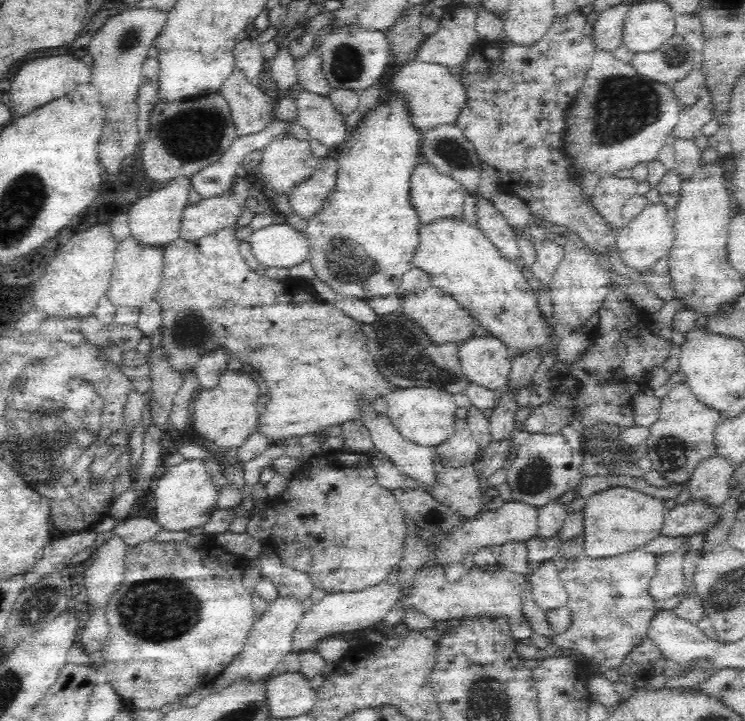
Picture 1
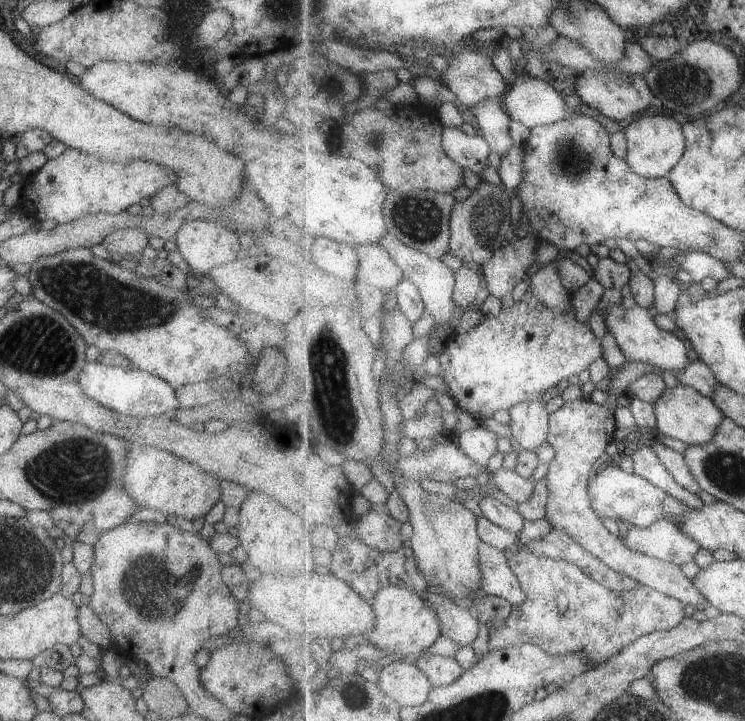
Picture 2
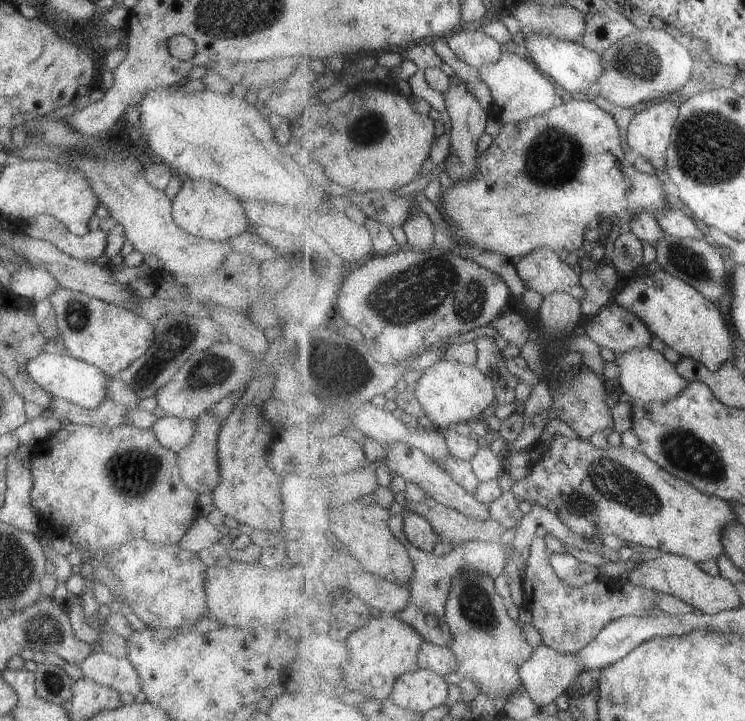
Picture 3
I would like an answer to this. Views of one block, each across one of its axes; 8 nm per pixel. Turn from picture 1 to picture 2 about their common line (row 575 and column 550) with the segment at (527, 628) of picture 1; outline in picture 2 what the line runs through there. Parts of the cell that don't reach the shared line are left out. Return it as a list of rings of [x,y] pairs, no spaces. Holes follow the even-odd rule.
[[[628,360],[617,370],[611,372],[611,380],[607,389],[605,404],[588,399],[567,401],[559,410],[550,414],[548,444],[554,449],[555,457],[549,463],[550,468],[546,475],[549,486],[549,498],[545,504],[546,520],[551,528],[567,532],[583,548],[588,549],[597,558],[600,558],[609,568],[621,574],[635,578],[642,585],[654,588],[666,595],[677,598],[685,604],[701,607],[705,596],[693,584],[692,579],[683,574],[683,570],[676,564],[647,556],[638,550],[631,550],[621,538],[609,532],[603,524],[604,520],[593,510],[588,480],[595,462],[605,452],[609,442],[613,441],[617,424],[615,424],[615,409],[630,397],[629,390],[633,382],[647,374],[661,374],[663,370],[653,368],[651,364]]]

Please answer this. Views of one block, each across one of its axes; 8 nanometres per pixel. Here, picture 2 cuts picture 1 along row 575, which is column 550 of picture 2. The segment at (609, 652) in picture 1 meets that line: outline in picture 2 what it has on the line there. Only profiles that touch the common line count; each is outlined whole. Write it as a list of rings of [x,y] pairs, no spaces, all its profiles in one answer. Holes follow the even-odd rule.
[[[523,545],[508,557],[508,562],[527,598],[523,604],[513,605],[511,616],[503,628],[490,629],[489,648],[485,654],[479,657],[481,654],[475,653],[471,645],[459,649],[454,657],[467,672],[473,670],[489,652],[525,643],[541,646],[553,656],[579,652],[591,664],[601,665],[642,636],[653,631],[671,630],[687,616],[685,603],[675,597],[645,585],[617,592],[593,580],[577,564],[537,556],[535,552],[525,550]]]

